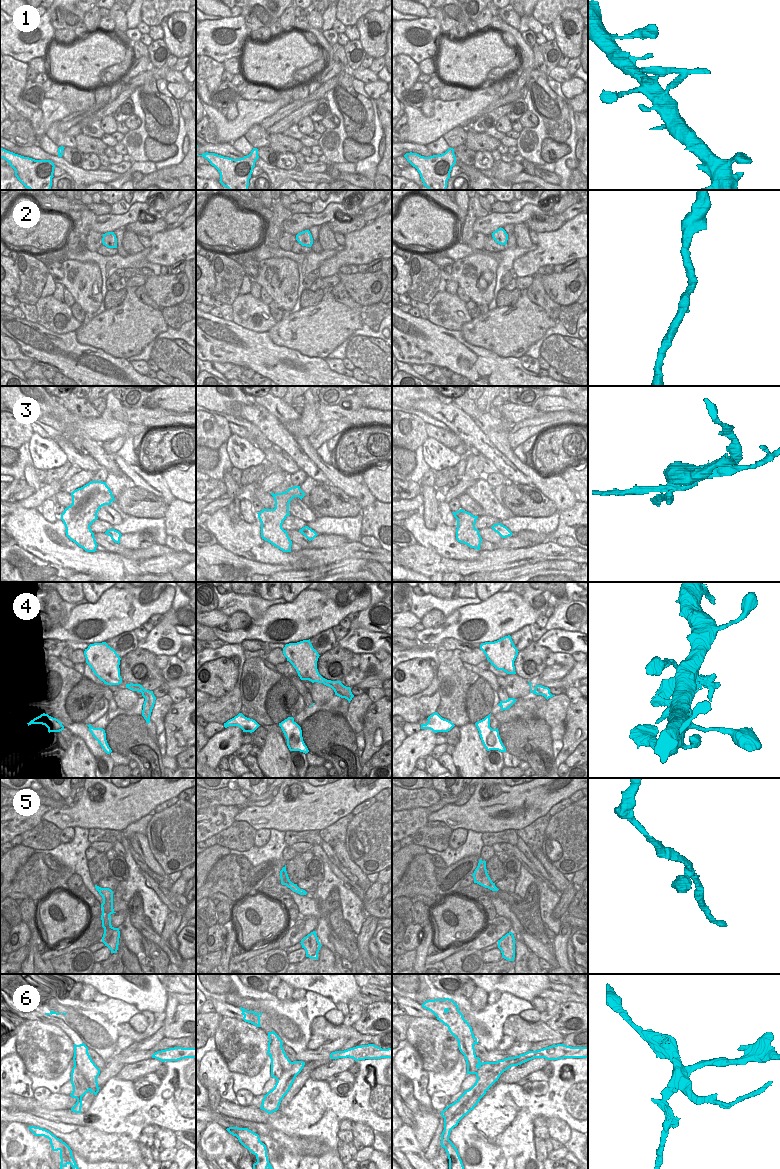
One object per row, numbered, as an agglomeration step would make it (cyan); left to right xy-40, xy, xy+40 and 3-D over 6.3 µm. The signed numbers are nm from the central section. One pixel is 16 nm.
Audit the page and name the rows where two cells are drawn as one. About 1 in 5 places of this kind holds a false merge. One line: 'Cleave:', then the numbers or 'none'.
Cleave: 3, 4, 6.

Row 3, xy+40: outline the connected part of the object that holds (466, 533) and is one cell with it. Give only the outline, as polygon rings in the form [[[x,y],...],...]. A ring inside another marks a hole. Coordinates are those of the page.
[[[462,510],[457,519],[456,539],[460,543],[464,543],[471,548],[480,550],[482,538],[479,530],[475,528],[478,516]]]

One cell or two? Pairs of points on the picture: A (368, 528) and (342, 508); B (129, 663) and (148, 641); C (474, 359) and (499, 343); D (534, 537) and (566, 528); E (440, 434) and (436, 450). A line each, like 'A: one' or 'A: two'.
A: two
B: two
C: two
D: one
E: two

